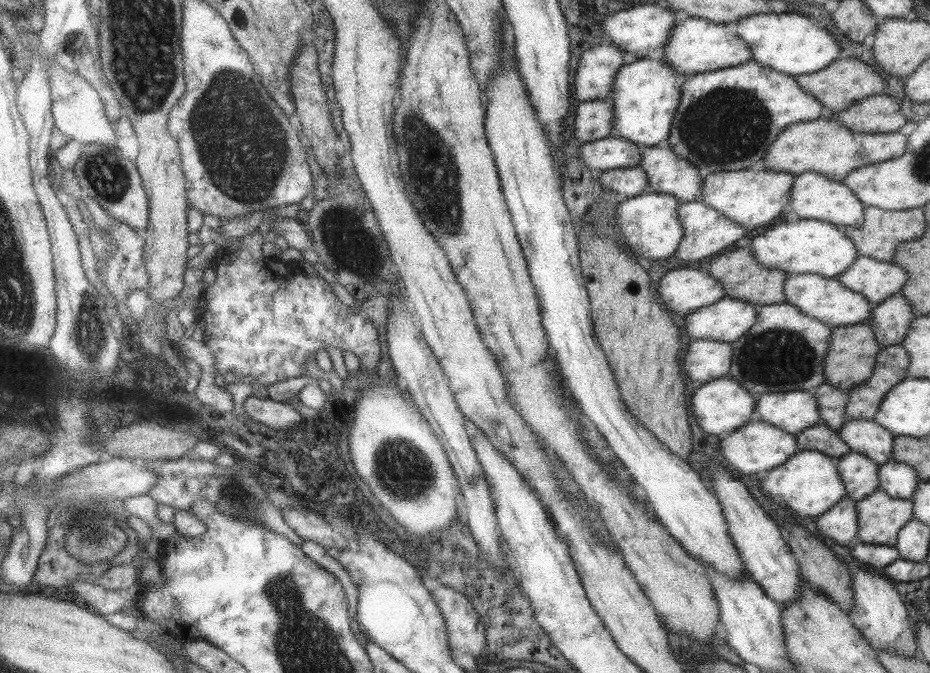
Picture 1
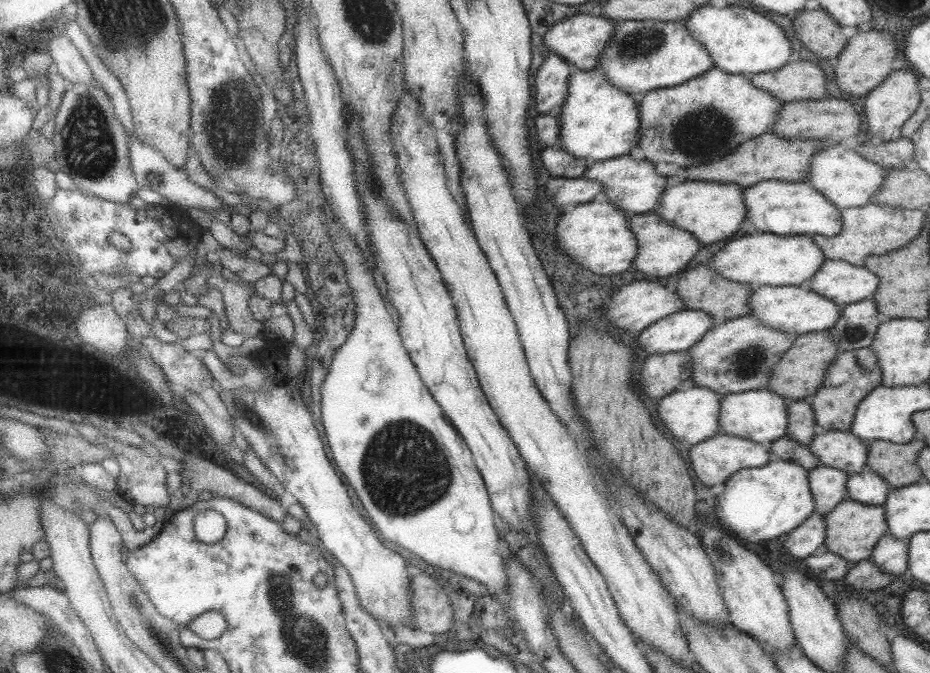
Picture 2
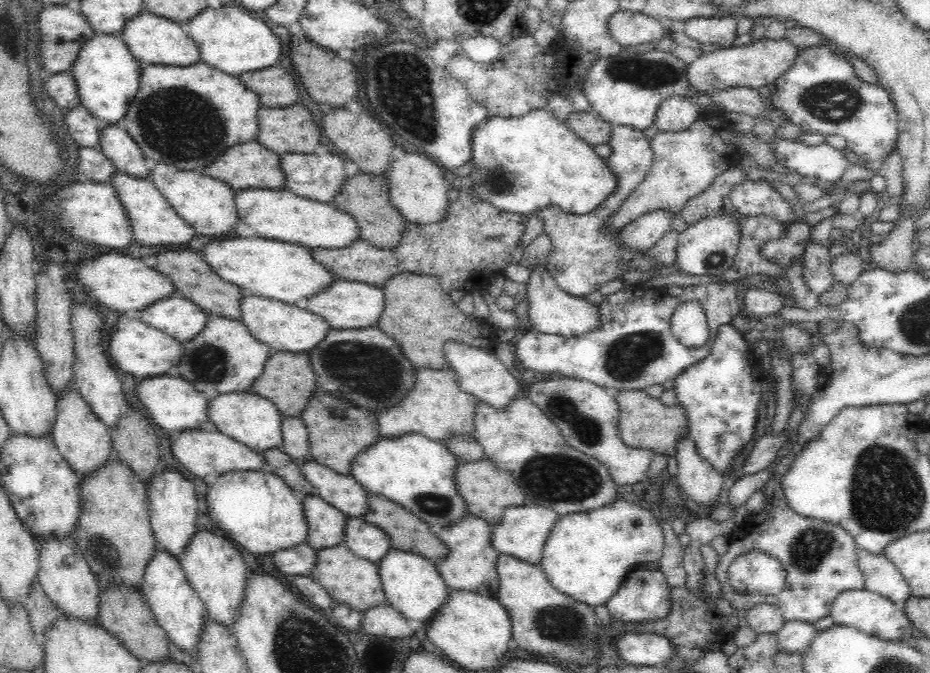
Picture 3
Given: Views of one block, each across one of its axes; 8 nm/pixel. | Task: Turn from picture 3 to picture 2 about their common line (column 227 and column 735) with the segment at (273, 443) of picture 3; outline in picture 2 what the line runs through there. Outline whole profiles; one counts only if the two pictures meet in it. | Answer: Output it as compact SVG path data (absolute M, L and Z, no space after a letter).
M767 388L723 395L719 400L719 412L717 412L718 434L740 436L759 444L768 445L778 438L785 437L787 402L785 397Z

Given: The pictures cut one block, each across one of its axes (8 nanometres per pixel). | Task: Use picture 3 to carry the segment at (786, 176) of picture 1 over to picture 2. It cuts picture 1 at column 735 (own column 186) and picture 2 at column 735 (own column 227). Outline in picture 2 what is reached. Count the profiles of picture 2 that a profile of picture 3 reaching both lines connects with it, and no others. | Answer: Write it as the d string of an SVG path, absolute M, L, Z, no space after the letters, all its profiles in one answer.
M685 180L672 186L672 182L661 192L658 209L651 210L674 227L682 228L703 246L719 240L731 240L733 234L741 234L740 226L745 218L743 187L733 183L705 180Z

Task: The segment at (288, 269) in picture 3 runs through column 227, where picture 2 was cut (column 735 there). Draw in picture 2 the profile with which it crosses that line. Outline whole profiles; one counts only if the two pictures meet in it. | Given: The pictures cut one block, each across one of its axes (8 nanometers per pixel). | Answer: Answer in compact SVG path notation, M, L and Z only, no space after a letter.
M758 232L727 240L727 244L707 261L707 266L723 279L747 283L752 287L799 286L819 270L825 259L809 235L777 236Z

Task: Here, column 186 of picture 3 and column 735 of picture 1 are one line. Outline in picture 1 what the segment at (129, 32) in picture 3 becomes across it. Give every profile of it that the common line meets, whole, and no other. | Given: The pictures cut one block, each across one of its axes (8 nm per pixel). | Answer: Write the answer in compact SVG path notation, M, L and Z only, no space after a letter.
M695 16L676 22L670 28L662 49L662 60L685 77L694 73L737 66L750 60L749 49L734 33L731 24L715 24Z

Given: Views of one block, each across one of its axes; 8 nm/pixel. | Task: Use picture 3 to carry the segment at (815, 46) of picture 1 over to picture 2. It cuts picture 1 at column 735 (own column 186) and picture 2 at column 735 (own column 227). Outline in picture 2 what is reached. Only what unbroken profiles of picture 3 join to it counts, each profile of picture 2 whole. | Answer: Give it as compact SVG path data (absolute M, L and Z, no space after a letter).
M715 3L699 6L689 12L689 18L685 18L684 25L693 39L705 45L713 67L729 74L749 76L777 70L791 56L791 43L781 28L751 6L721 7Z

